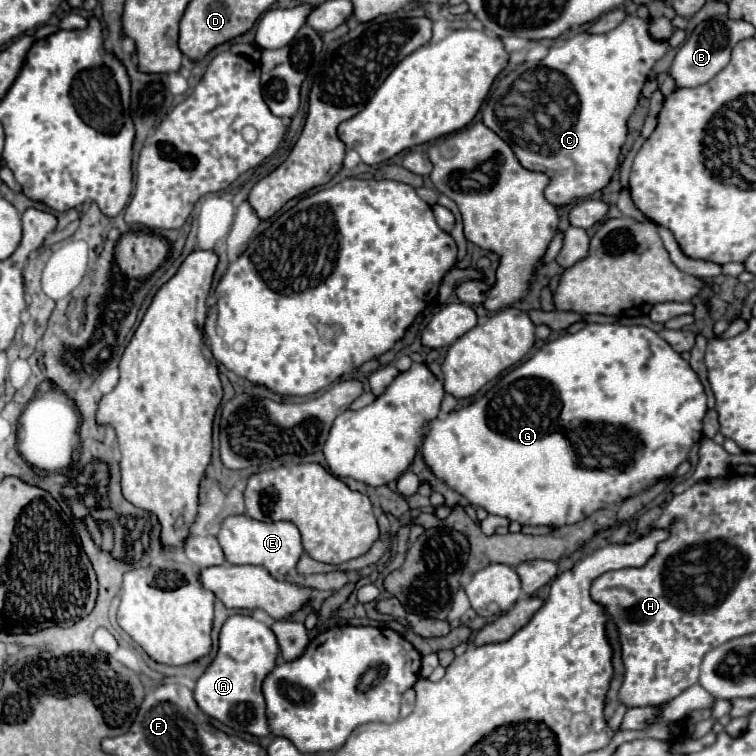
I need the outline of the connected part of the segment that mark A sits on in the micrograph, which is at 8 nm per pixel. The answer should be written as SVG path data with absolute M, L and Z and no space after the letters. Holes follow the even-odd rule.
M250 615L228 617L220 631L218 655L212 661L212 665L204 671L204 675L196 681L194 699L198 707L206 715L232 727L234 731L240 731L242 727L244 731L258 737L270 735L264 709L262 681L276 667L278 651L280 647L274 631L266 627L262 621L256 621ZM240 705L248 705L248 709L240 709Z

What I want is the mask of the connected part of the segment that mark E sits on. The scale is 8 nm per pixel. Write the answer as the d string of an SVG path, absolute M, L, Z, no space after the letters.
M246 515L228 517L222 523L218 541L220 541L220 547L230 565L260 565L260 567L266 567L270 571L270 575L276 579L284 579L288 575L288 571L292 571L296 567L298 559L304 553L302 543L300 543L300 531L294 523L288 523L288 521L262 523L262 521L254 521Z

